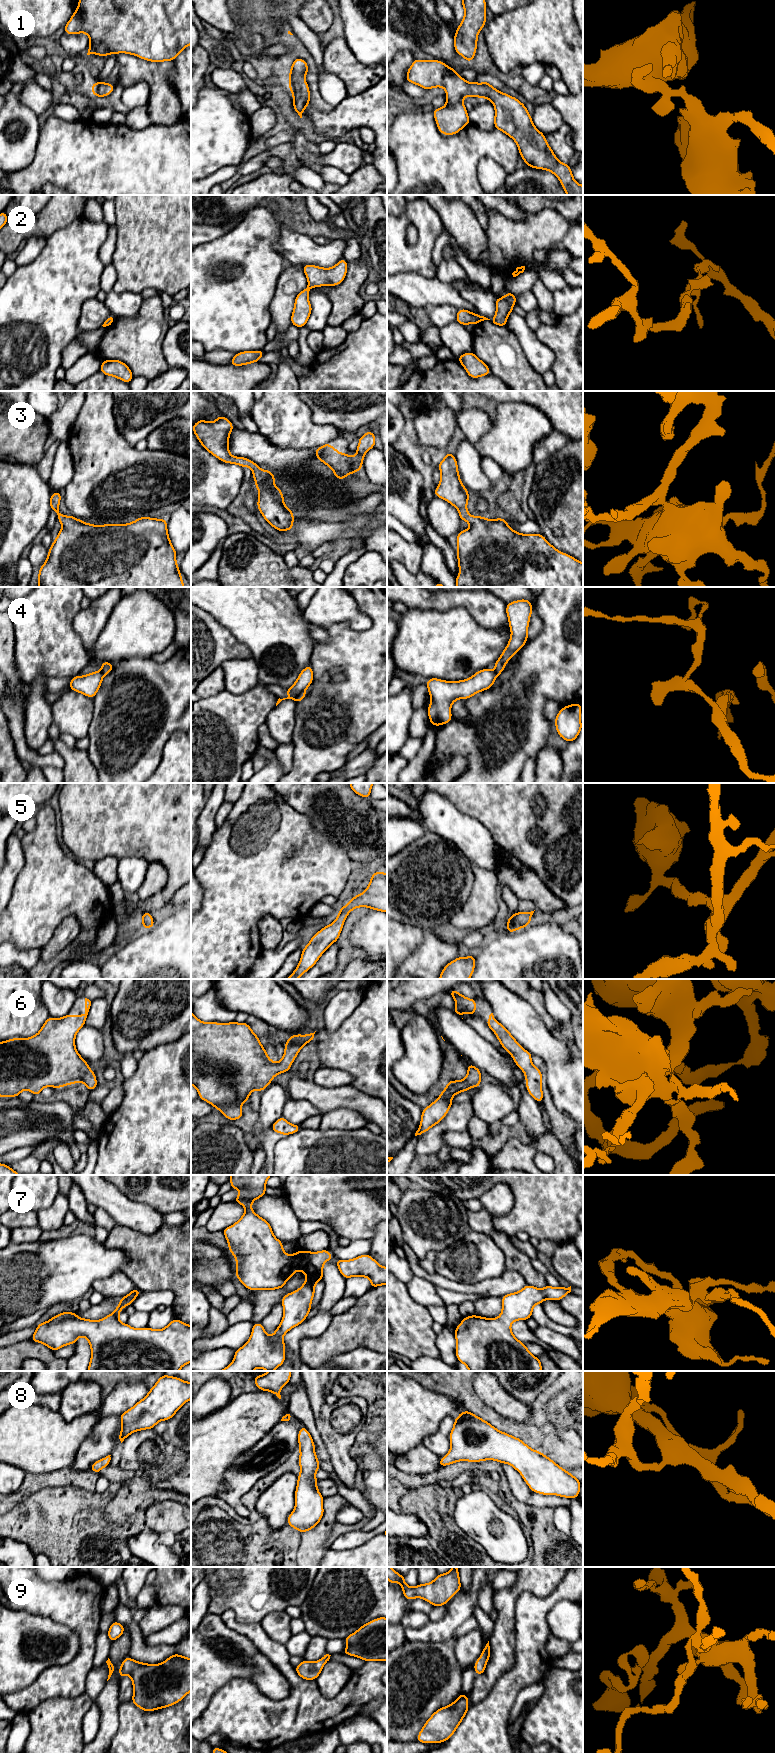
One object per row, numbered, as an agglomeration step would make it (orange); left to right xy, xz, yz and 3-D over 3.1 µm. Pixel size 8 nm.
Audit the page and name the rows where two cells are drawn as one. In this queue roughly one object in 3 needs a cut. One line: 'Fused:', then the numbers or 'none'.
Fused: 2, 4

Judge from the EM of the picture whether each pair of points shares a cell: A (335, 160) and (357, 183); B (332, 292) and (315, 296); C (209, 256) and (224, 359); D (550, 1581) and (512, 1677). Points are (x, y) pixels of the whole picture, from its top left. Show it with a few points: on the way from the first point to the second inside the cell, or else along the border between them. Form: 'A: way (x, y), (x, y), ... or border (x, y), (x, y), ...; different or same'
A: border (363, 163), (350, 175); different
B: border (332, 286), (327, 290), (331, 304), (328, 316); different
C: border (206, 351), (230, 350), (235, 353); different
D: border (560, 1582), (544, 1597), (526, 1591), (520, 1595); different

